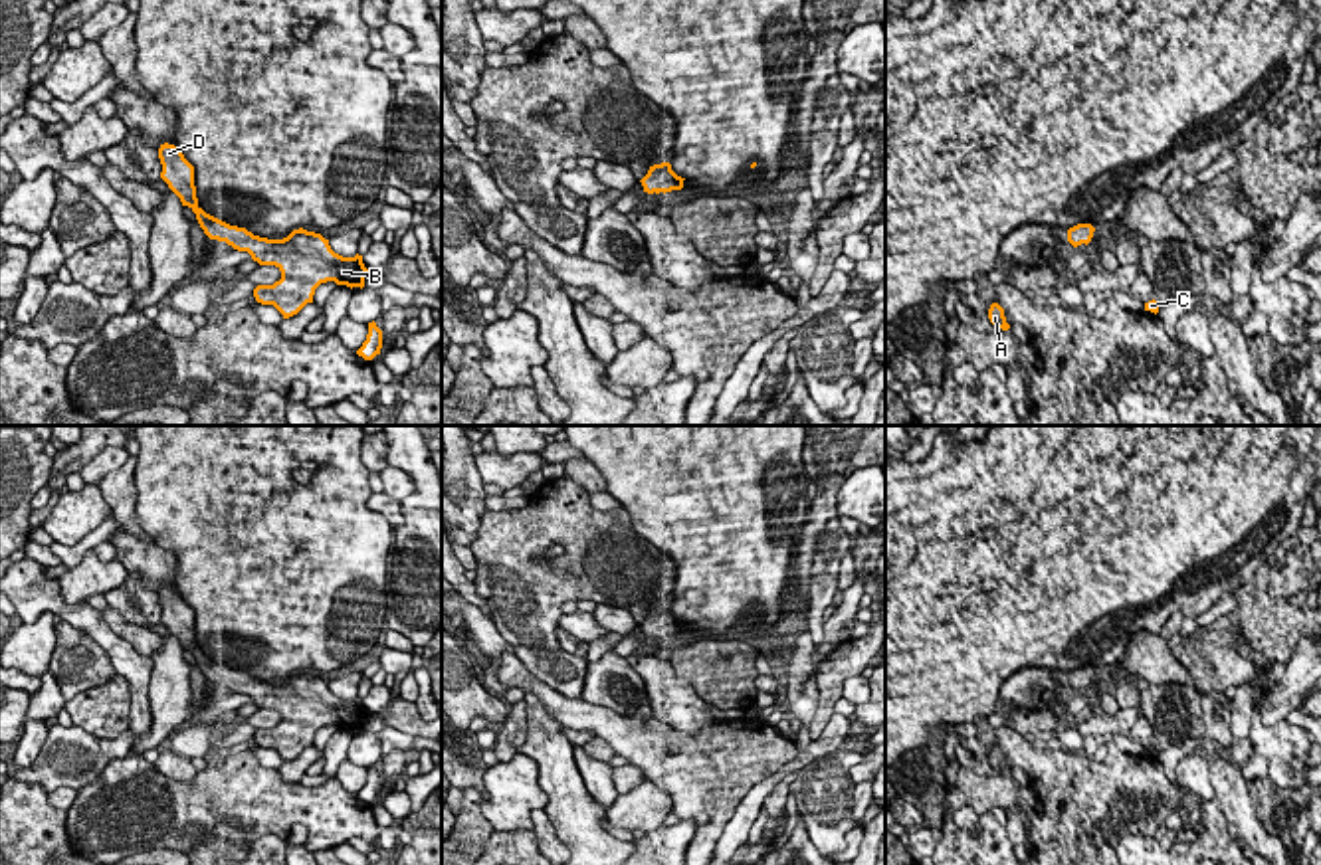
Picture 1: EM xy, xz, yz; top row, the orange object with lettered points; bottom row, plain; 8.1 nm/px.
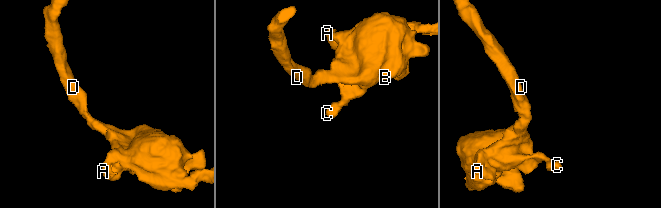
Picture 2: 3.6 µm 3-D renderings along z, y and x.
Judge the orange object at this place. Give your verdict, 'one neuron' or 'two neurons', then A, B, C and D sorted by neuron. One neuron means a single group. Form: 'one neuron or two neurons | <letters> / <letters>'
one neuron | A B C D

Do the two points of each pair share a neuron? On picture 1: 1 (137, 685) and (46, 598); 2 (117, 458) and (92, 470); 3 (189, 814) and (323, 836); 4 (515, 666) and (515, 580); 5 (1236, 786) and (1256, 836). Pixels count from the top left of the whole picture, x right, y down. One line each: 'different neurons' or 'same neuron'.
1: same neuron
2: same neuron
3: same neuron
4: different neurons
5: same neuron

